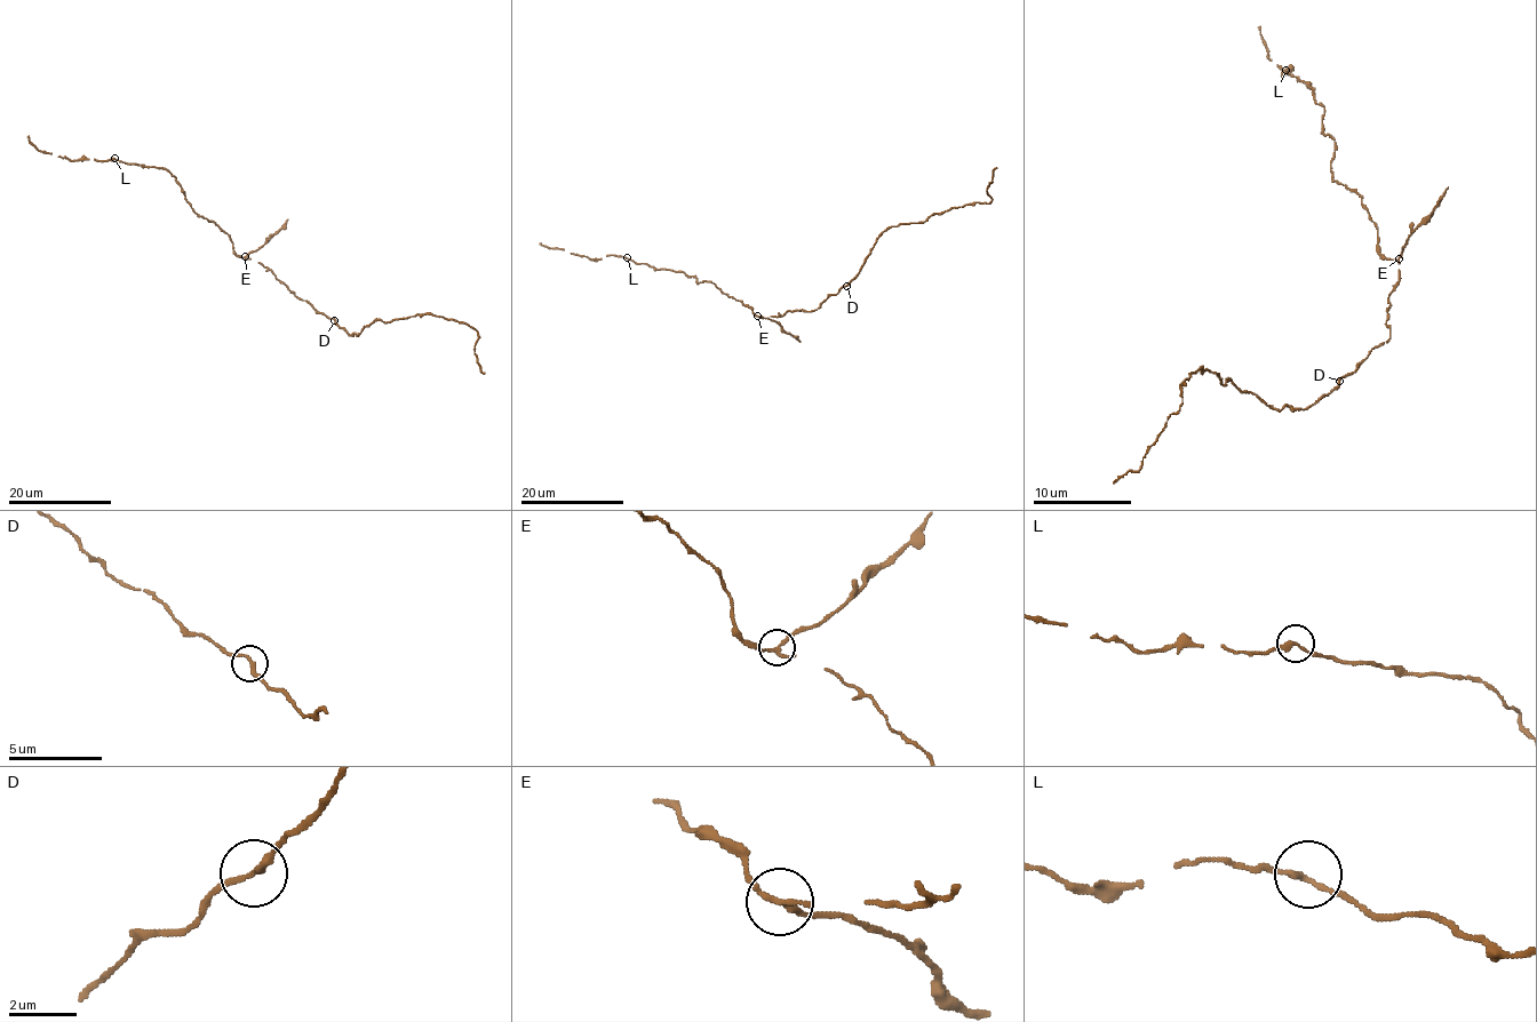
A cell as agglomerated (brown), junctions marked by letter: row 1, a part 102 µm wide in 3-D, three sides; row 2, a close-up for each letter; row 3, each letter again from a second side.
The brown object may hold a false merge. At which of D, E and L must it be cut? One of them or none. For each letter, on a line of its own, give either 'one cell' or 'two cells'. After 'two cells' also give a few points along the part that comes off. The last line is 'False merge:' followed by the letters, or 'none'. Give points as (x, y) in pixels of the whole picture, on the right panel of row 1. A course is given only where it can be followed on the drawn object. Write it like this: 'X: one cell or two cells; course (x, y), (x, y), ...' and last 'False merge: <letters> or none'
D: one cell
E: two cells; course (1399, 257), (1407, 238), (1426, 221), (1449, 186)
L: one cell
False merge: E

